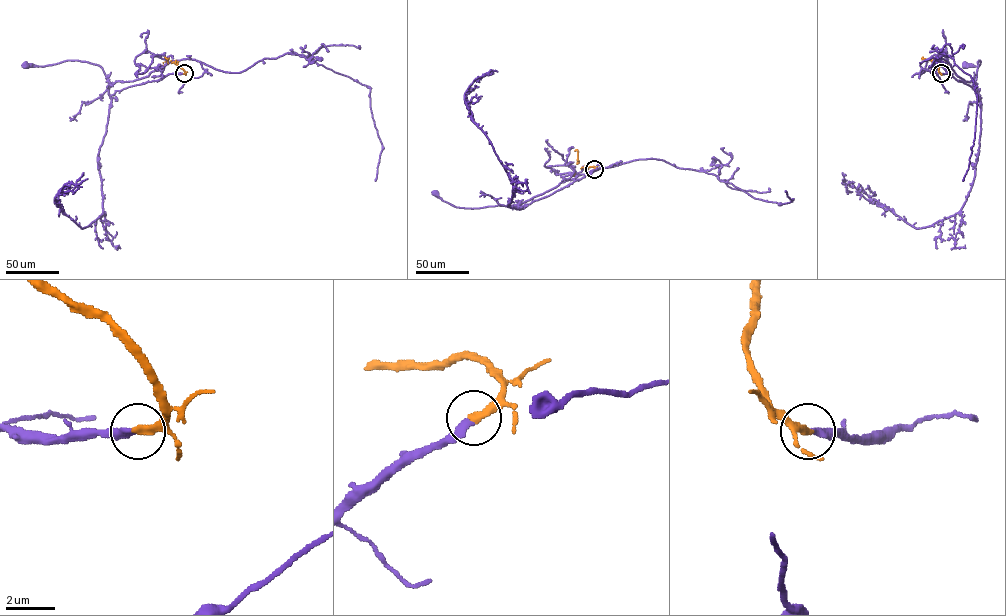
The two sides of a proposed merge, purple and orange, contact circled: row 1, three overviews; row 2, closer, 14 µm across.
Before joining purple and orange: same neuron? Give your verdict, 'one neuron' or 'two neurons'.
one neuron

